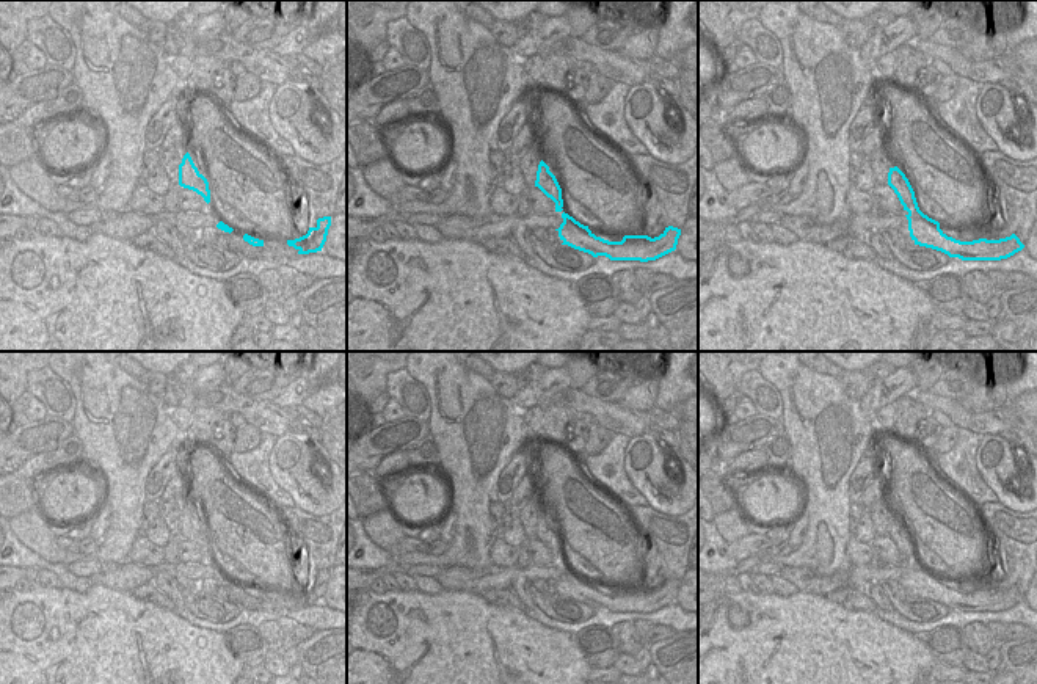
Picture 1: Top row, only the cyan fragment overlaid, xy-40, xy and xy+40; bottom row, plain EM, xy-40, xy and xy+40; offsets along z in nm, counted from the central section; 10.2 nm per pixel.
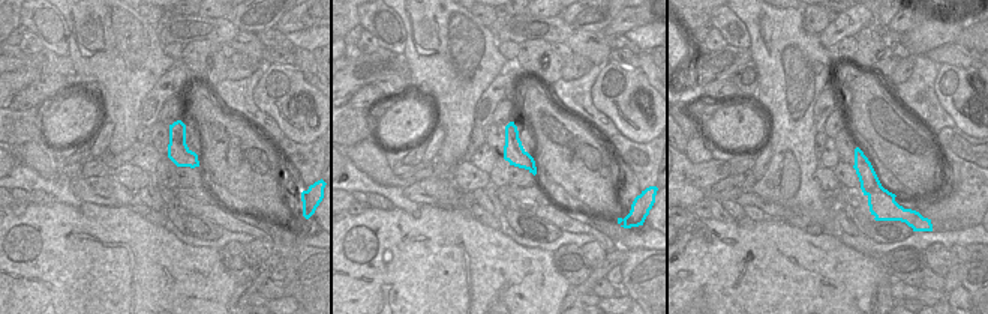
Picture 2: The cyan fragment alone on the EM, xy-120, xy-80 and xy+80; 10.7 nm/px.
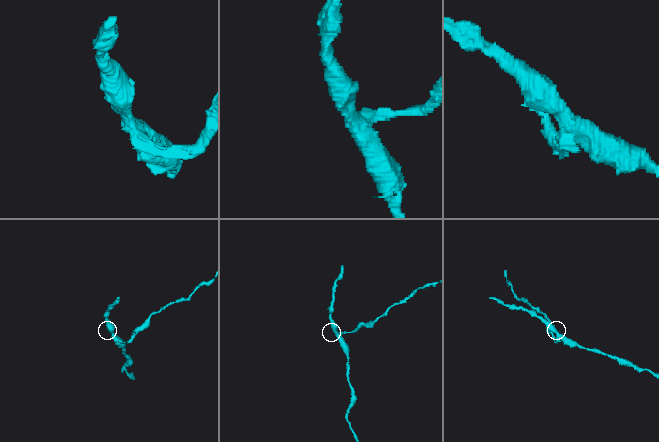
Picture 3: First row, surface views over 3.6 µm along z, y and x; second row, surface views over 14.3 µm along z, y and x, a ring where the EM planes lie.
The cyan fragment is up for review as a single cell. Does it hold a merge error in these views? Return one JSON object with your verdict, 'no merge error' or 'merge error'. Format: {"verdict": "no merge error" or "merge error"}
{"verdict": "merge error"}

